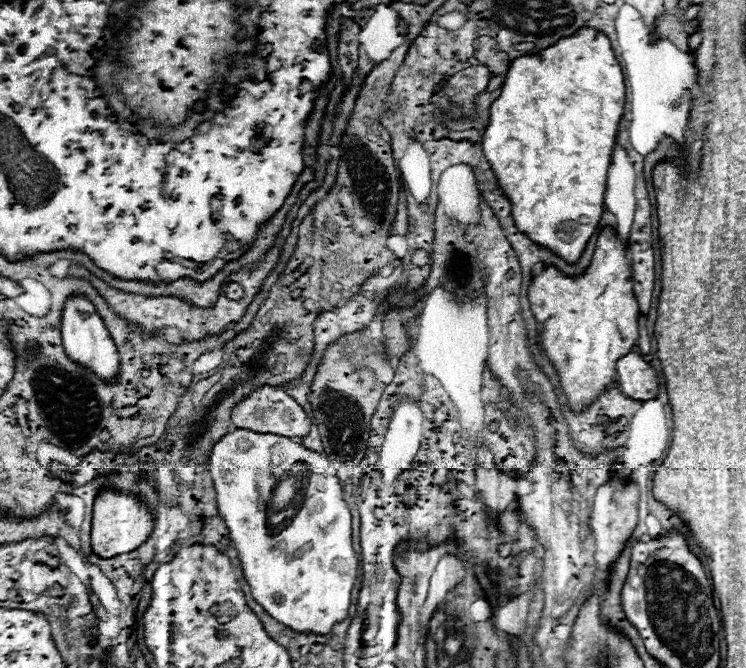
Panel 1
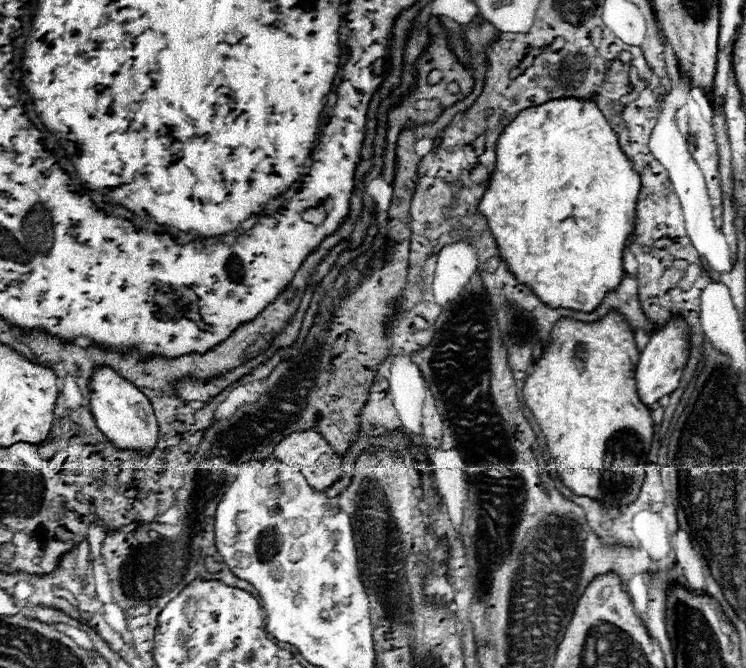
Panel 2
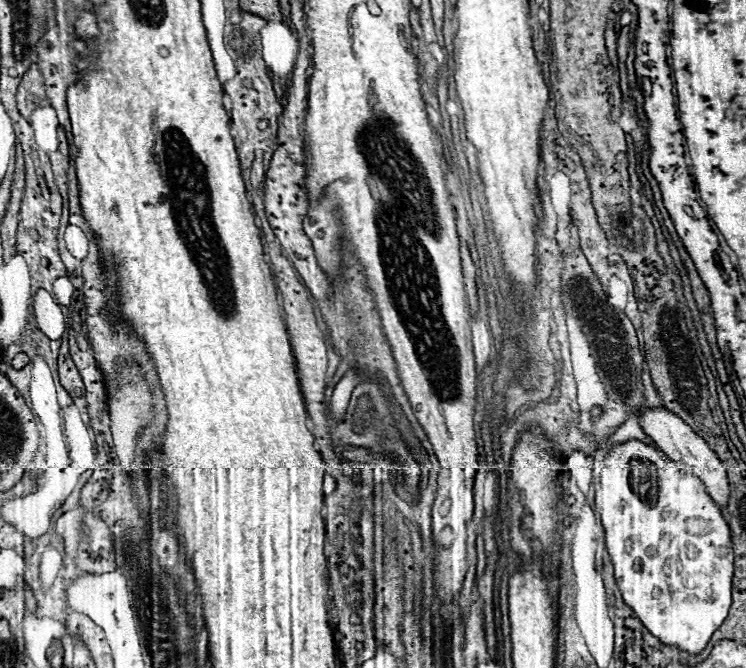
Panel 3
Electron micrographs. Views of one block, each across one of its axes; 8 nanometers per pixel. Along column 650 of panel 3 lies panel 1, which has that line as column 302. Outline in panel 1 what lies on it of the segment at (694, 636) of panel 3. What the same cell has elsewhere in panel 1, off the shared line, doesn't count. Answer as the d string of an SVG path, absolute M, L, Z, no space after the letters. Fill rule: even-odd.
M234 428L212 448L208 472L214 482L218 512L230 532L242 574L258 604L262 604L274 620L302 634L328 634L336 622L346 620L356 582L358 558L352 548L352 516L344 500L342 486L332 474L332 462L290 438ZM290 472L294 472L294 478L302 484L296 502L288 510L288 518L268 518L274 488Z

